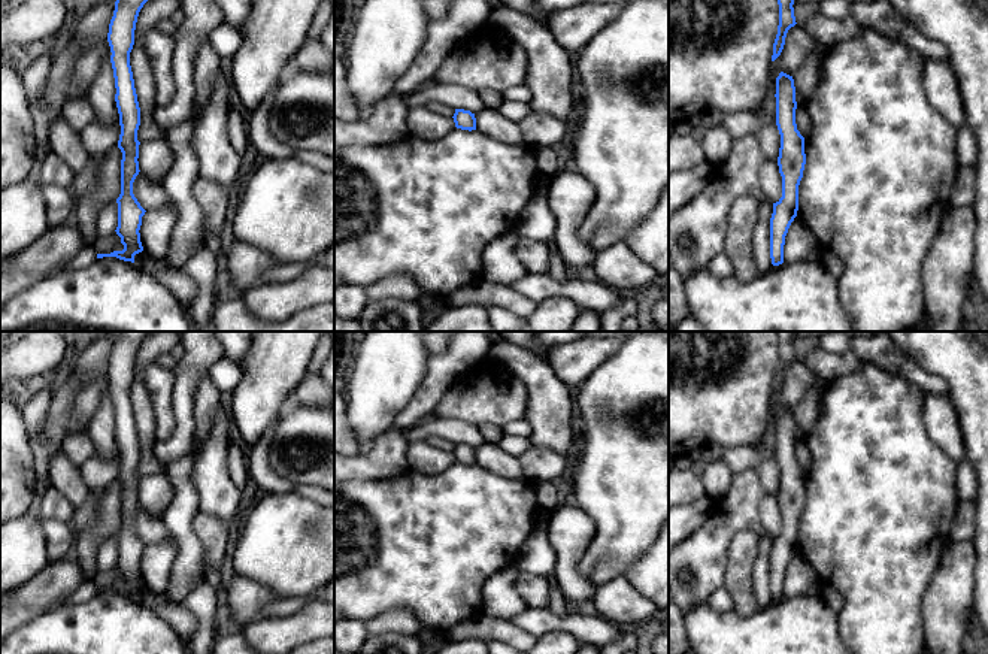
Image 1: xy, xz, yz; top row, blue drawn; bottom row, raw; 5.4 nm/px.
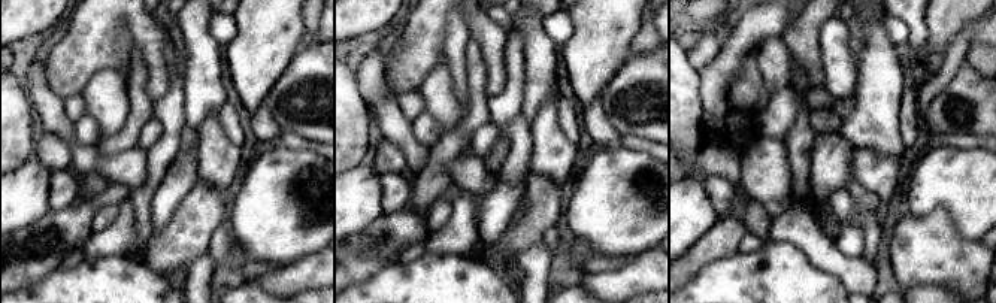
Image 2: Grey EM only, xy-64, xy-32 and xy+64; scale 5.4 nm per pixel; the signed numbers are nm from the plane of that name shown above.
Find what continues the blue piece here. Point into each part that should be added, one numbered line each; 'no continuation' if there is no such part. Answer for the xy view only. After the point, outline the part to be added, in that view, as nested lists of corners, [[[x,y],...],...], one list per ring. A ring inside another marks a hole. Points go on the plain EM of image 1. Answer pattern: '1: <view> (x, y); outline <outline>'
no continuation

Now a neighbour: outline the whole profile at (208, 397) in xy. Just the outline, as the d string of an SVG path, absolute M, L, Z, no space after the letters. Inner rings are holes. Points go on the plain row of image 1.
M204 376L198 381L194 399L194 440L193 451L190 454L191 458L196 457L196 445L201 442L210 432L213 423L213 414L218 409L221 402L221 393L215 387L215 384Z

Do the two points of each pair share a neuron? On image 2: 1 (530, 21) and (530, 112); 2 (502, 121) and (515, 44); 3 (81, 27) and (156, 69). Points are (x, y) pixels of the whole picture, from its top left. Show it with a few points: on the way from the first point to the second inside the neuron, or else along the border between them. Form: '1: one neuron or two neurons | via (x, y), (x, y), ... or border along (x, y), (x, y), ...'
1: one neuron | via (536, 44), (536, 90)
2: one neuron | via (509, 102), (515, 85), (515, 63)
3: one neuron | via (103, 27), (127, 27), (147, 47)

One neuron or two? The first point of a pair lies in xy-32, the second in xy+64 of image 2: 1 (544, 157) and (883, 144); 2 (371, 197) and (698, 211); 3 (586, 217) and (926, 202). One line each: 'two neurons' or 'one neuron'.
1: one neuron
2: one neuron
3: one neuron

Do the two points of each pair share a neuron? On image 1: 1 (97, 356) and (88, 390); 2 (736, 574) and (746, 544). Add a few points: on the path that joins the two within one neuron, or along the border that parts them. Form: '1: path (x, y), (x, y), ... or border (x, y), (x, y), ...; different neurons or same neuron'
1: path (94, 365), (94, 381); same neuron
2: path (739, 566), (743, 551); same neuron

